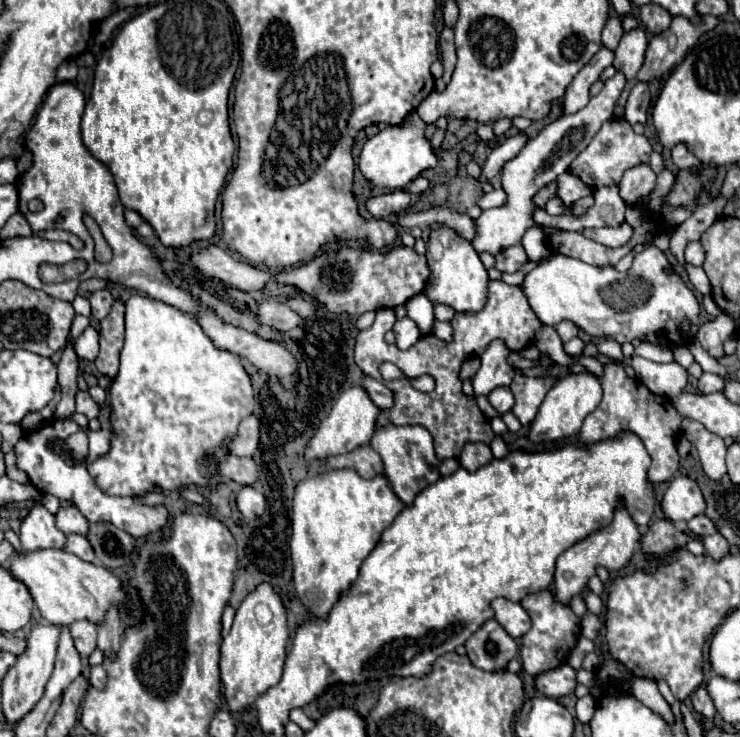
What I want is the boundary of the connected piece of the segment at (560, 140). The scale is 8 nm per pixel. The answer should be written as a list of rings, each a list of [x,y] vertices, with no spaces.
[[[615,72],[615,76],[605,82],[603,90],[595,98],[591,98],[585,108],[581,108],[579,112],[575,112],[571,116],[561,116],[555,122],[551,122],[549,126],[545,126],[537,138],[529,140],[523,146],[523,150],[505,164],[503,190],[507,192],[507,204],[503,208],[485,210],[475,220],[475,224],[479,224],[479,236],[475,236],[475,240],[471,240],[471,242],[477,252],[499,254],[503,248],[521,242],[523,232],[529,226],[535,226],[535,222],[531,220],[531,212],[535,208],[531,202],[531,196],[535,192],[539,192],[543,186],[547,186],[549,182],[553,182],[559,174],[567,172],[569,164],[575,160],[575,156],[579,152],[583,152],[583,148],[587,148],[587,144],[591,142],[595,132],[599,132],[603,122],[613,118],[615,104],[619,100],[625,84],[627,84],[627,78],[623,76],[623,72]]]

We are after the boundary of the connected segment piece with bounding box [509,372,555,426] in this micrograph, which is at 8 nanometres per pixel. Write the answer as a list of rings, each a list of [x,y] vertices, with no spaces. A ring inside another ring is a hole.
[[[515,374],[513,382],[511,382],[511,390],[515,396],[515,406],[513,406],[513,414],[517,416],[517,420],[527,426],[533,422],[545,394],[549,392],[549,388],[555,384],[553,378],[527,378],[523,374]]]

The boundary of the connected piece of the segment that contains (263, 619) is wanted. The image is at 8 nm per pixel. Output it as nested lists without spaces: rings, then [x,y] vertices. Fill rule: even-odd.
[[[269,584],[257,586],[239,606],[231,632],[223,638],[221,658],[219,658],[219,676],[221,676],[221,694],[231,712],[245,712],[247,706],[253,706],[267,688],[275,686],[281,680],[285,666],[285,646],[289,640],[285,608]]]

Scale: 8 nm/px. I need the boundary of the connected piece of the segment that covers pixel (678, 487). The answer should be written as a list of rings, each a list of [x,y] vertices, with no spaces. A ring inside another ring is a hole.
[[[689,476],[673,478],[671,486],[663,494],[661,508],[673,522],[687,522],[693,516],[699,516],[705,512],[705,500],[701,494],[701,488],[695,480]]]

